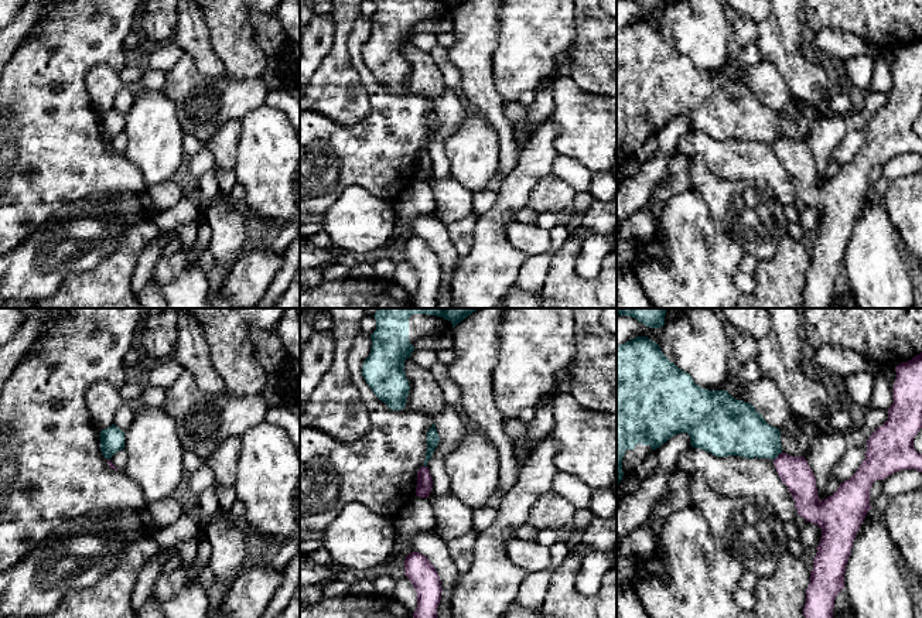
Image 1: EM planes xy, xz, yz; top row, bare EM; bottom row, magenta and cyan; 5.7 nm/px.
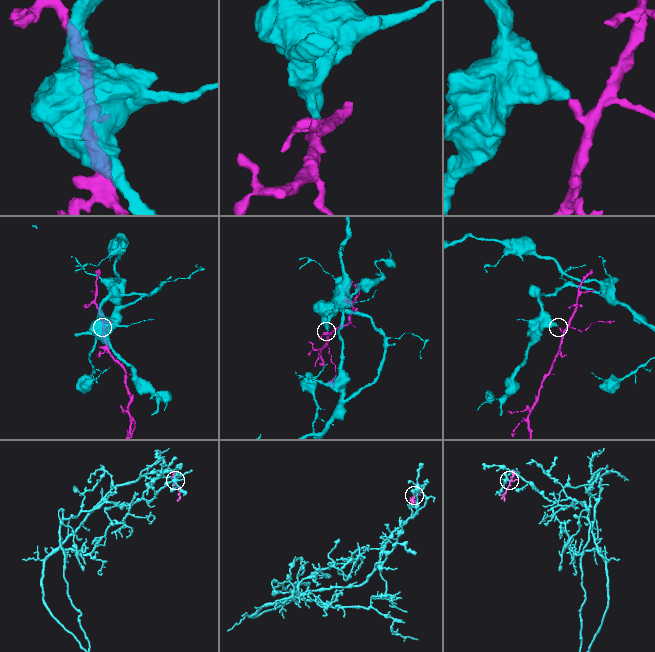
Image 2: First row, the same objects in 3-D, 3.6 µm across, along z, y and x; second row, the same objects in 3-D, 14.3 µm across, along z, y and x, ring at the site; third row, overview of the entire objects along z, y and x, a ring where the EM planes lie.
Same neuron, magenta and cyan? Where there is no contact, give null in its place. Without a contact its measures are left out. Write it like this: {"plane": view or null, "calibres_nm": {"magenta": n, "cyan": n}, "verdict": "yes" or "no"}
{"plane": "yz", "calibres_nm": {"magenta": 180, "cyan": 280}, "verdict": "no"}

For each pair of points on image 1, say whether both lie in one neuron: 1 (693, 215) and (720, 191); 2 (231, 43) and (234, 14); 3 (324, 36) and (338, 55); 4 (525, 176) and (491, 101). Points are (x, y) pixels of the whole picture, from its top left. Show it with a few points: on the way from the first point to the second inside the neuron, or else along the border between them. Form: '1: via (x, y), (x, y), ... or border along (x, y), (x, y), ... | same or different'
1: border along (693, 188), (726, 231) | different
2: via (231, 36), (231, 21) | same
3: border along (331, 14), (333, 47), (314, 72) | different
4: border along (521, 152), (516, 164), (505, 176) | different

